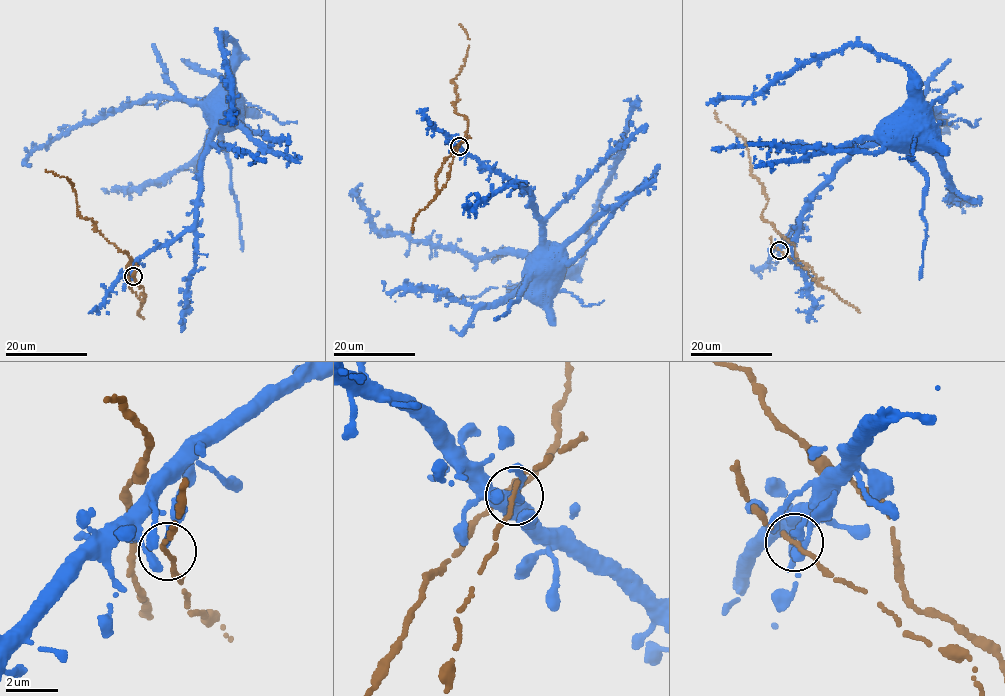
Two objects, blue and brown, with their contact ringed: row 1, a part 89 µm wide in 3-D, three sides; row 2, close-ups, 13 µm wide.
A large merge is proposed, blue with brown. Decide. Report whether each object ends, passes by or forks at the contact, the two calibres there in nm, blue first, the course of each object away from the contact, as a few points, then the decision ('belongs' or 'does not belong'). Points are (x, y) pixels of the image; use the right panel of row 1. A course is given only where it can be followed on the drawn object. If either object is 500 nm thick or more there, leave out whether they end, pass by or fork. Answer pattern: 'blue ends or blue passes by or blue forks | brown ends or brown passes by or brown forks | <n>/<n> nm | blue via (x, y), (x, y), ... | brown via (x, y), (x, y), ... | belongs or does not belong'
blue ends | brown passes by | 280/140 nm | blue via (779, 249), (803, 215), (809, 195), (855, 152), (876, 140), (876, 133), (880, 130) | brown via (779, 250), (819, 284), (791, 243), (763, 221), (767, 200), (750, 172), (744, 140), (720, 122), (714, 110) | belongs

